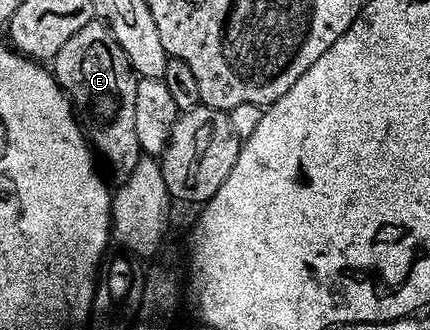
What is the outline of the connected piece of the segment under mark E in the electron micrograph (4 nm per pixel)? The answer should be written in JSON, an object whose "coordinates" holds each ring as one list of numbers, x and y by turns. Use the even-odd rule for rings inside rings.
{"coordinates":[[92,18,61,46,53,61,53,75,67,93,92,149,101,160,103,155,104,162,113,171,131,172,141,157,137,130,133,130,137,73,102,20]]}

